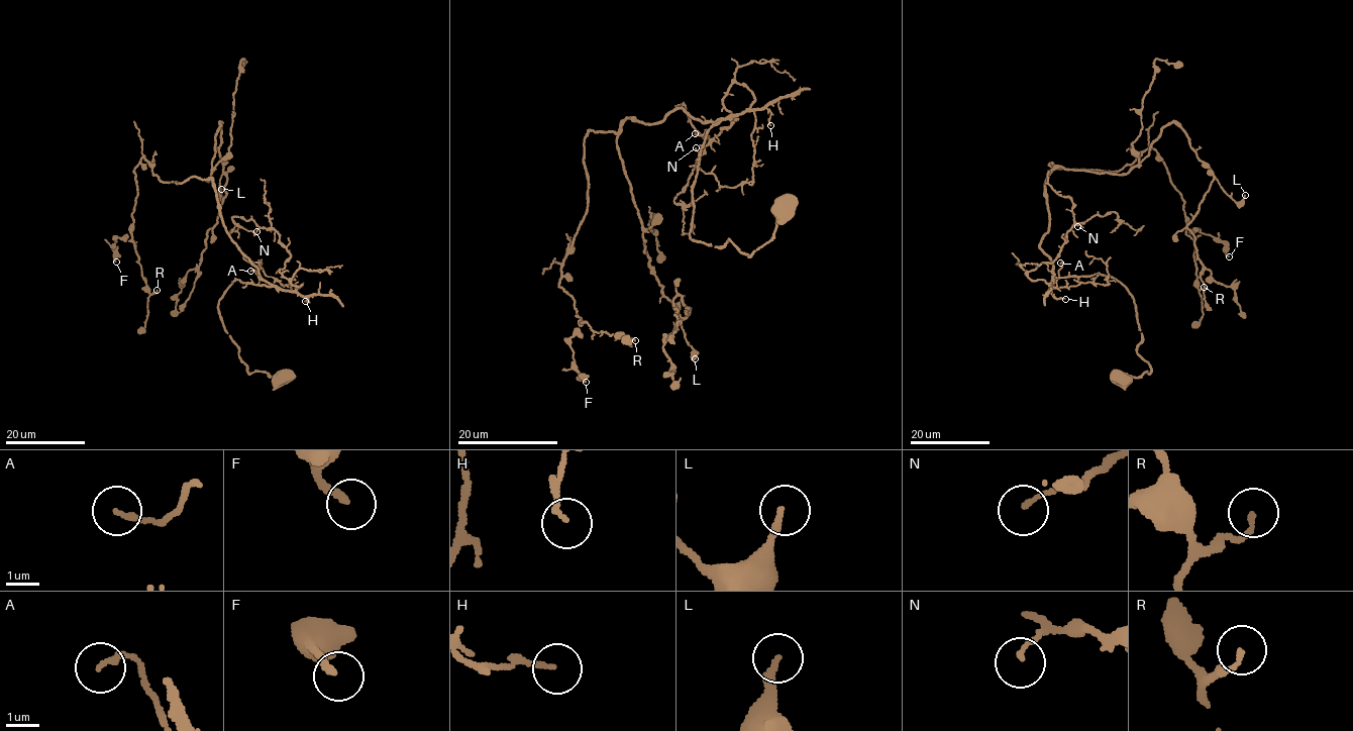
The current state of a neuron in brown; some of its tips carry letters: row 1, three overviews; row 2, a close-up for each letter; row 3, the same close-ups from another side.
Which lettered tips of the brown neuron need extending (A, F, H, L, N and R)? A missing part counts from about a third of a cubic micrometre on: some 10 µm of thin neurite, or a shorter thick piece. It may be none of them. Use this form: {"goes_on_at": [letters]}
{"goes_on_at": []}

